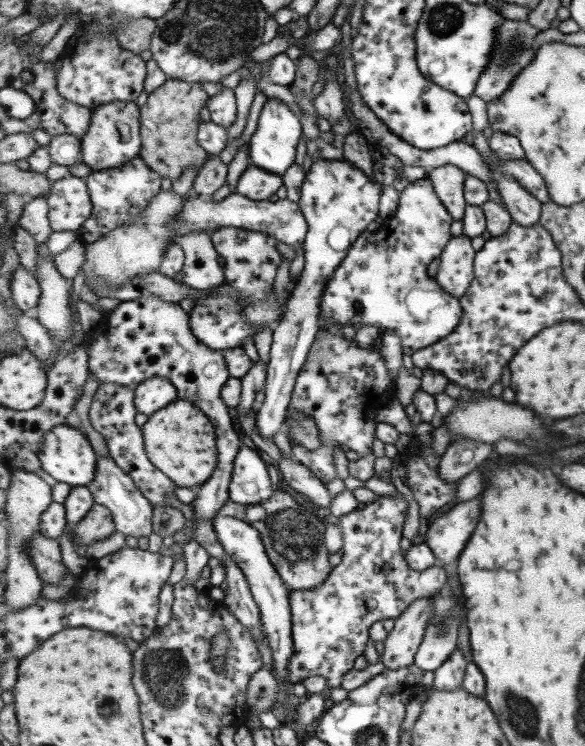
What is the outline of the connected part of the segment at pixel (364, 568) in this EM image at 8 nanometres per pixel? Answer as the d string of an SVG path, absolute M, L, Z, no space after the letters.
M398 493L396 496L378 496L363 509L357 509L339 518L340 528L344 536L345 556L331 572L327 580L313 590L298 590L289 593L292 606L292 637L294 651L289 661L290 681L301 683L306 678L325 676L328 688L342 686L344 676L353 670L355 660L363 656L369 642L369 628L382 620L396 620L407 608L420 598L437 595L447 586L445 570L441 567L417 570L406 561L401 548L403 528L407 522L407 500Z

